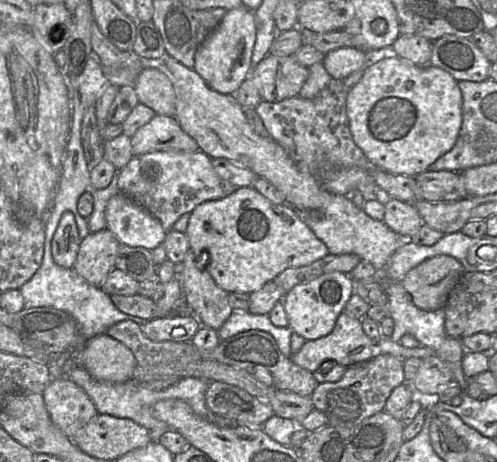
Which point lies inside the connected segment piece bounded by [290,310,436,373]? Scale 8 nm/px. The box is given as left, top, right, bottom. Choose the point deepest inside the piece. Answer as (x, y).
(347, 344)

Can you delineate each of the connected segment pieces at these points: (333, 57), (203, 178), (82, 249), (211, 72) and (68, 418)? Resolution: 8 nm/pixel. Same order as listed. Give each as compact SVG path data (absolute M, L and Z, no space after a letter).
M341 47L328 52L324 67L335 80L343 80L353 72L365 68L371 61L369 52L359 47Z
M202 150L195 152L154 151L133 156L119 171L119 193L127 196L157 218L168 232L185 213L211 200L232 194L237 188L214 170L211 158Z
M107 228L89 233L80 241L74 271L88 283L101 286L111 270L121 243Z
M245 6L229 9L220 23L198 47L194 57L193 69L213 90L223 94L232 94L250 75L255 40L256 18L254 11Z
M68 377L52 379L42 396L53 424L72 440L76 432L98 414L87 393Z

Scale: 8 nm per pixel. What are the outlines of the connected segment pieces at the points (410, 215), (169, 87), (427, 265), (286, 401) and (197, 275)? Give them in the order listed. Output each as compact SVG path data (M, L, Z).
M384 196L384 209L383 222L401 237L411 238L424 224L414 203Z
M155 67L143 68L133 84L138 101L156 114L175 114L175 90L171 78Z
M437 255L412 268L401 283L416 307L435 311L444 308L450 292L463 273L463 266L457 259Z
M273 390L273 395L268 403L271 405L274 415L291 419L296 423L314 410L311 397L300 396L290 391Z
M191 249L184 264L183 299L201 323L201 326L218 331L230 317L233 308L229 304L228 292L221 289L207 270L209 254L203 250L196 258Z

